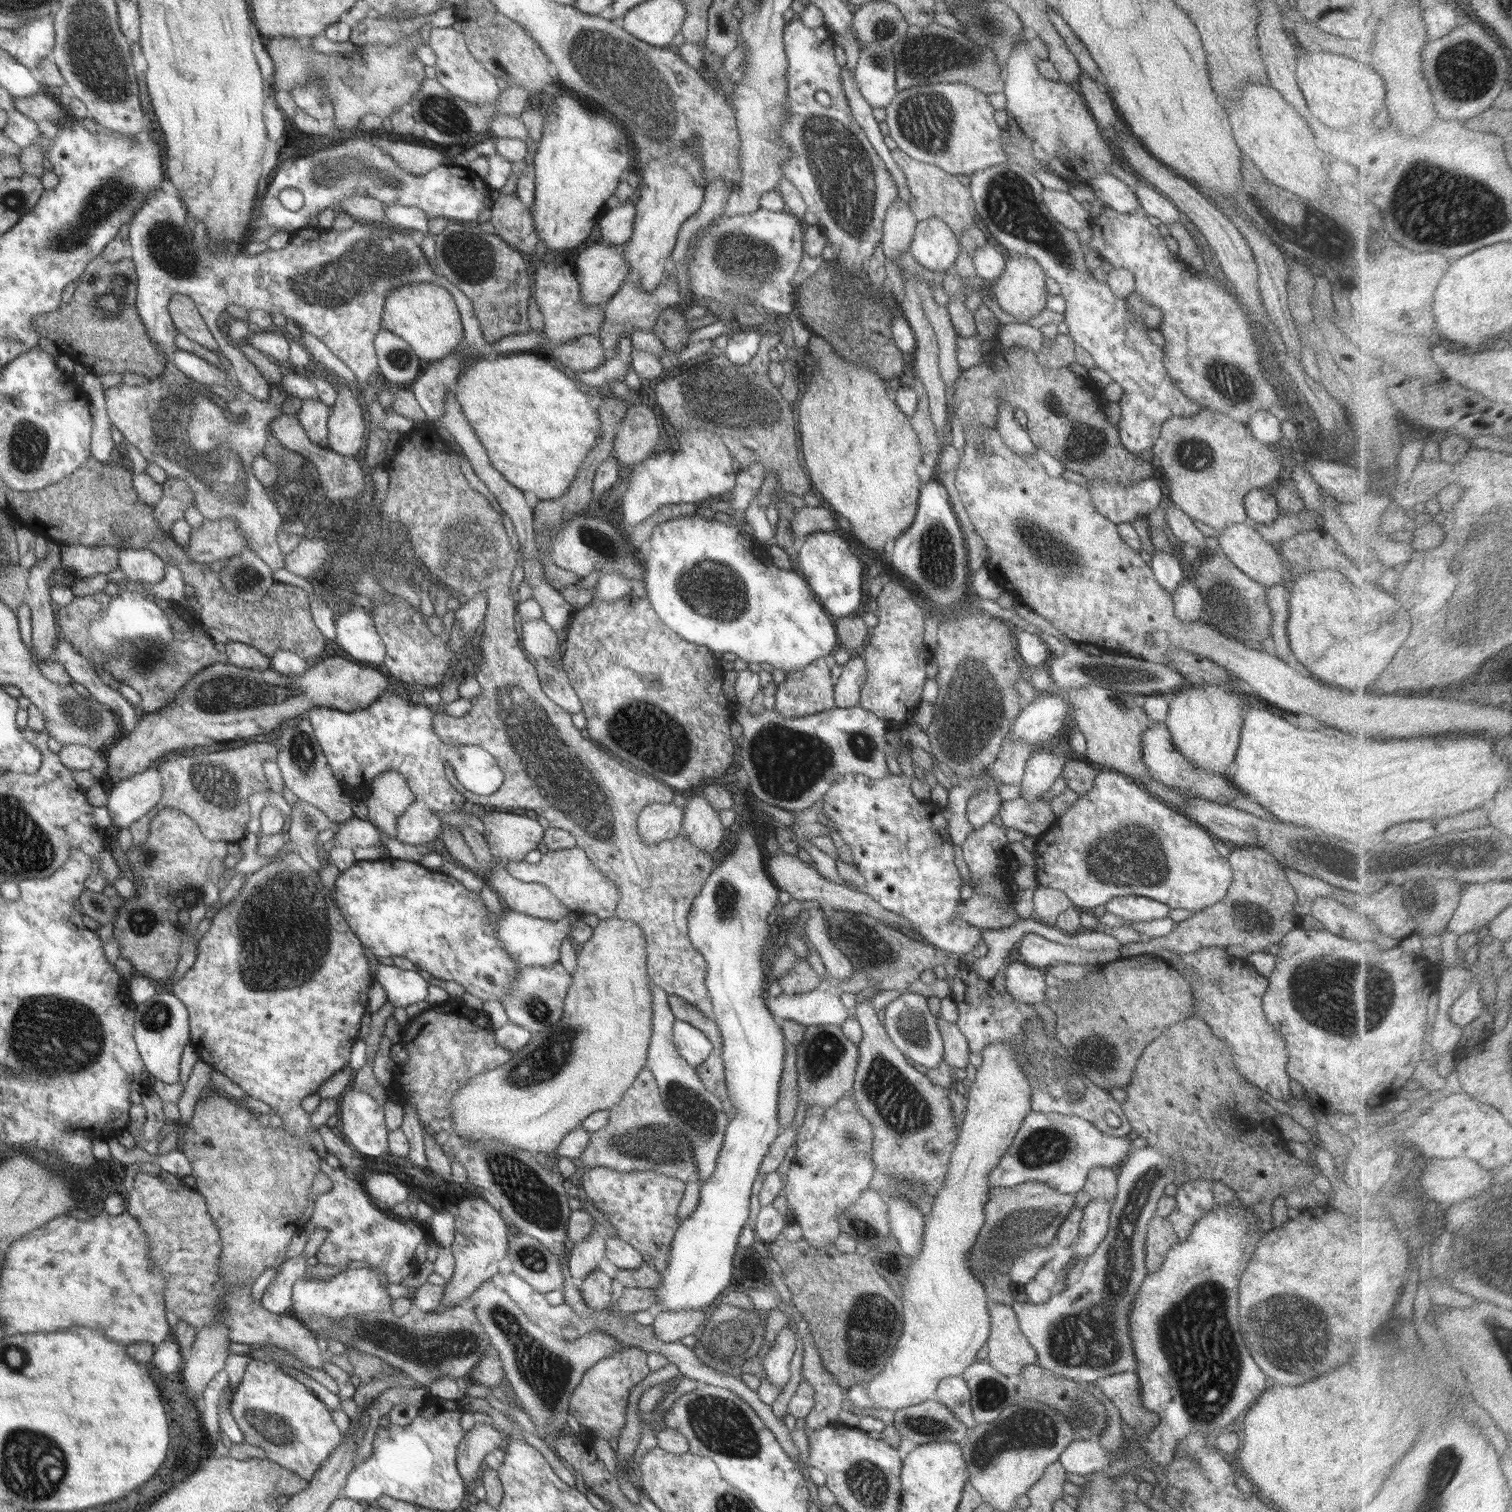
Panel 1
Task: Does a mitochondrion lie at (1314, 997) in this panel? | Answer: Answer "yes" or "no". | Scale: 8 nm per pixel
yes

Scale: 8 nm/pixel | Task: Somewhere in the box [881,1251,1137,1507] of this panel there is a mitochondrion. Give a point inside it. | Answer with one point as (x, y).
(1032, 1429)

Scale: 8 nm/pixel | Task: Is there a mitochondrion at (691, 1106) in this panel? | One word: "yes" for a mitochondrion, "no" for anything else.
yes

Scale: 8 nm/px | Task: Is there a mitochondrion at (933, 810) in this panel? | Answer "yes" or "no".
no

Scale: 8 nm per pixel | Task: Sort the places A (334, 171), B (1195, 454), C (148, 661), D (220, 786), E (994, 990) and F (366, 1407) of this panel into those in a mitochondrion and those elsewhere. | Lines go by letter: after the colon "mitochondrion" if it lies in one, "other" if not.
A: mitochondrion
B: mitochondrion
C: mitochondrion
D: mitochondrion
E: other
F: other

